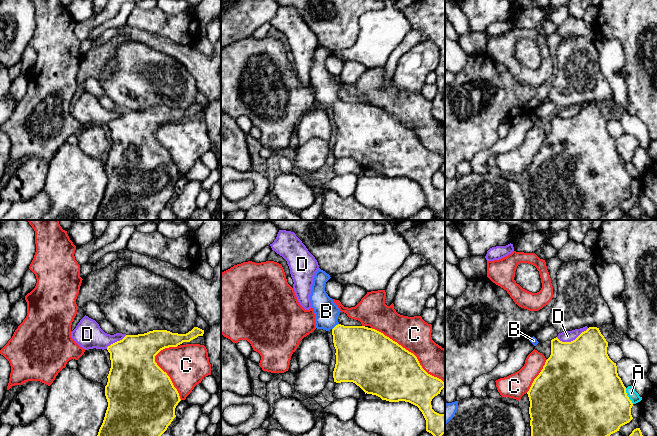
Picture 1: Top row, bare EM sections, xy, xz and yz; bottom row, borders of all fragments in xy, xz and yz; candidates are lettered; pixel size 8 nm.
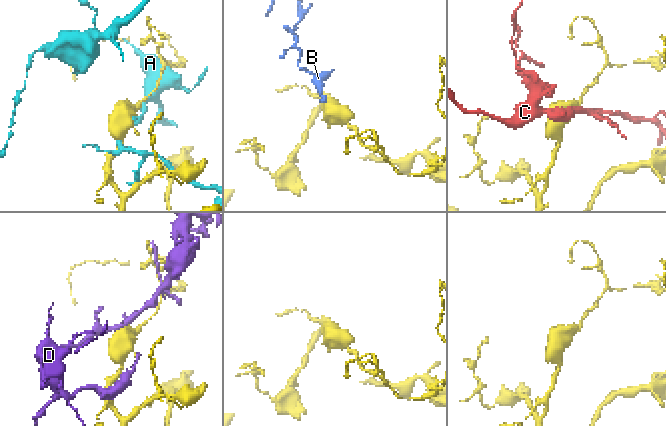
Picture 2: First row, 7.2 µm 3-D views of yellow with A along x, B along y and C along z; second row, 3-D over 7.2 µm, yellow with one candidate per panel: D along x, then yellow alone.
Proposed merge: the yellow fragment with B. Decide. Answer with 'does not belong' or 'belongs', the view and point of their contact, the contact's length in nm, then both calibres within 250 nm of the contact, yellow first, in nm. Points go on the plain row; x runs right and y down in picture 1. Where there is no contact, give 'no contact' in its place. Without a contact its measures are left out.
belongs; meets yellow in xz at (335, 102); contact 80 nm long; 360 nm thick on the yellow side, 190 nm on the other

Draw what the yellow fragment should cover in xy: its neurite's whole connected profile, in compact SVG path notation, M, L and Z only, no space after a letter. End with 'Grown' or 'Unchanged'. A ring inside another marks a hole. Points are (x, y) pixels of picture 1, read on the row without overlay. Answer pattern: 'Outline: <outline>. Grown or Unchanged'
Outline: M198 103L186 110L153 106L126 111L107 123L111 136L105 162L108 183L95 220L158 220L160 212L176 193L175 184L181 175L170 153L155 138L155 132L165 124L177 123L203 110L204 106Z. Unchanged

